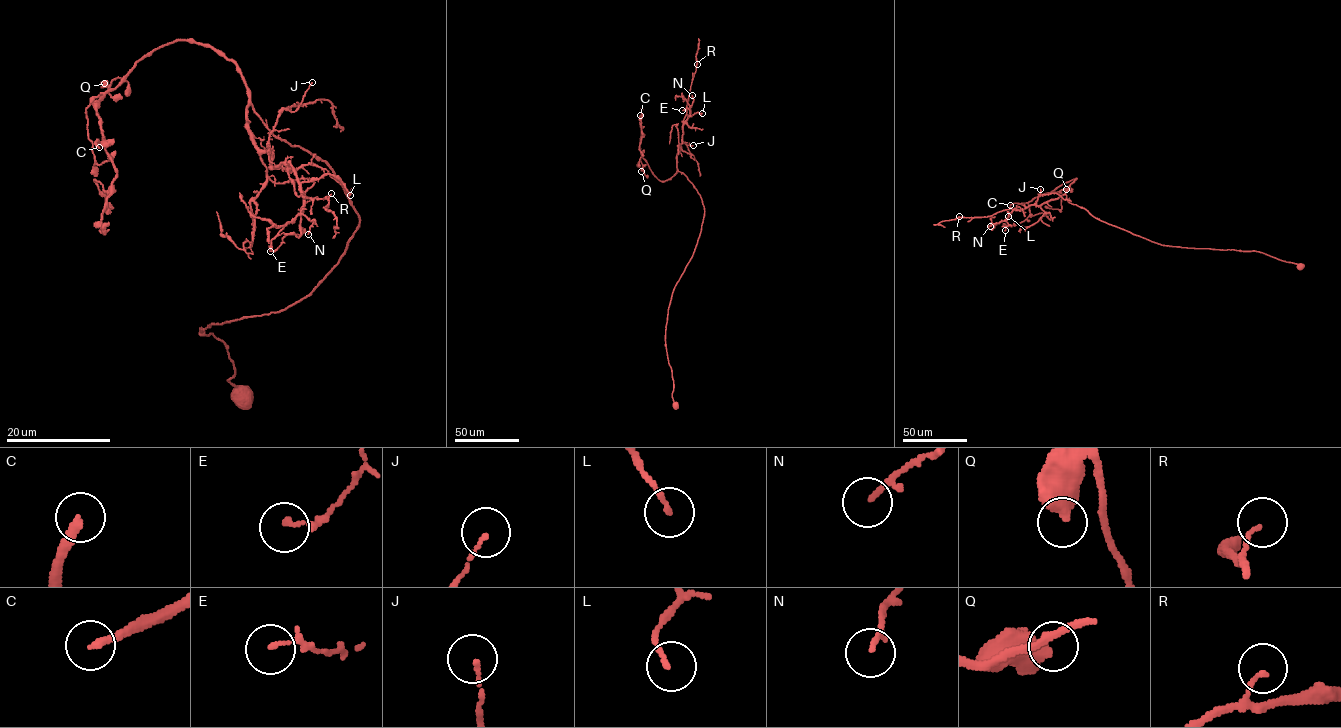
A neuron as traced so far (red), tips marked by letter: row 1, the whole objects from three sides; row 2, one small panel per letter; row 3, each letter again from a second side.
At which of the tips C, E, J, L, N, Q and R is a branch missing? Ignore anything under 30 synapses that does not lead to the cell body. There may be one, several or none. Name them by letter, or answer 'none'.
C

